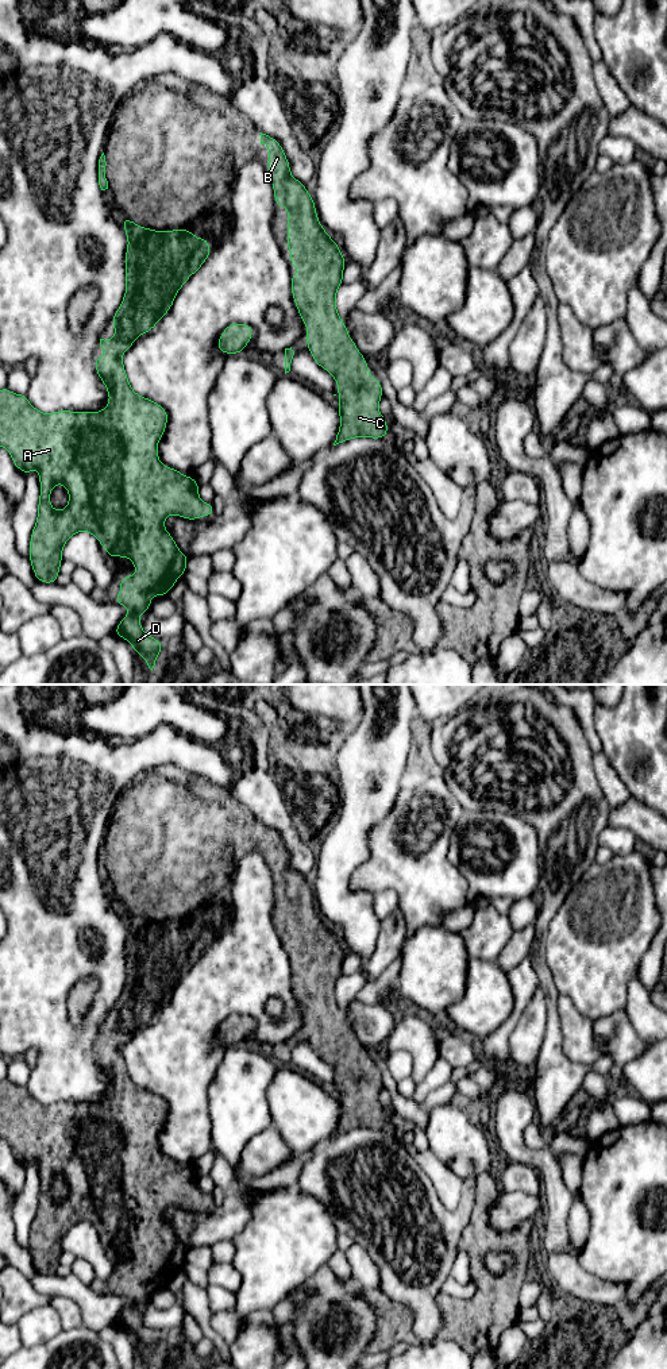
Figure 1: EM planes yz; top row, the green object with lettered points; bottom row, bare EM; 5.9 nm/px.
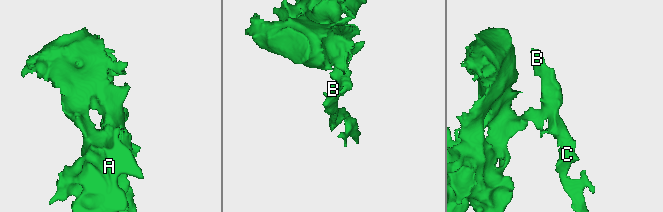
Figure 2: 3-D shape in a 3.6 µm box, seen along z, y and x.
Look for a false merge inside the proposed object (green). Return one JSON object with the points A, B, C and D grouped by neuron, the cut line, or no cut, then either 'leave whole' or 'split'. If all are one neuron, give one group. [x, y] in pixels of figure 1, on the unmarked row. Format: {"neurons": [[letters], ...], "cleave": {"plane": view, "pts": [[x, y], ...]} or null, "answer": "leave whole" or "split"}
{"neurons": [["A", "B", "C", "D"]], "cleave": null, "answer": "leave whole"}

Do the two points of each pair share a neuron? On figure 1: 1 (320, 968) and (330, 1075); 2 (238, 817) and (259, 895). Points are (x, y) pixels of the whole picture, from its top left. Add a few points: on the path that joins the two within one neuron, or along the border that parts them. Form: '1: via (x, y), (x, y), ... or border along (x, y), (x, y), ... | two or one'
1: border along (330, 1065), (339, 1082) | two
2: border along (258, 849), (251, 849), (239, 859) | two

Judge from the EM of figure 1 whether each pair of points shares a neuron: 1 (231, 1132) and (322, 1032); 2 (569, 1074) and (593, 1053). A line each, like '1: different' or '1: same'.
1: different
2: different

